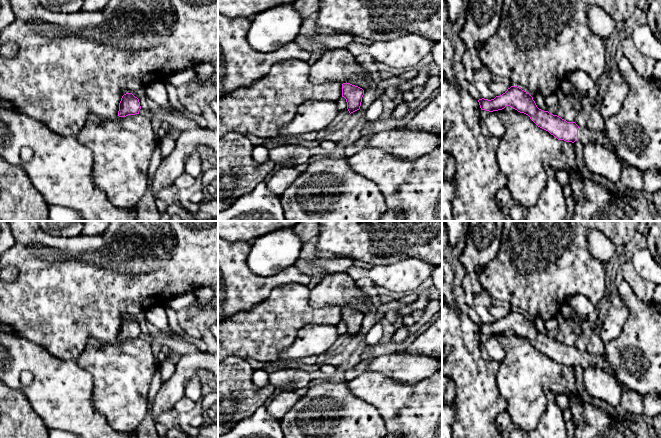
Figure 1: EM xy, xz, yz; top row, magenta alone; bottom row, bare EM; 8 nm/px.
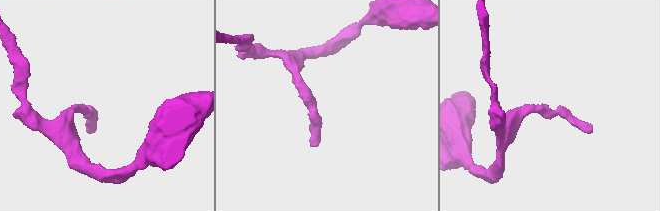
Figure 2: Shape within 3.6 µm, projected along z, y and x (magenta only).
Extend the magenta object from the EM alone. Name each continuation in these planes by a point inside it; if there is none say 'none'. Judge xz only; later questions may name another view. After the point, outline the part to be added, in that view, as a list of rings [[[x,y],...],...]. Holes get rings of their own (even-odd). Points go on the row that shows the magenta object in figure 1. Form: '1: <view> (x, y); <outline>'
none

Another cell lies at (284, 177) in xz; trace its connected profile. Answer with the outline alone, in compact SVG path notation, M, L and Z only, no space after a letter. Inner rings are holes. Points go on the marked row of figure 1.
M283 166L267 183L268 188L275 194L281 195L296 179L298 179L306 168L301 171L293 166Z

